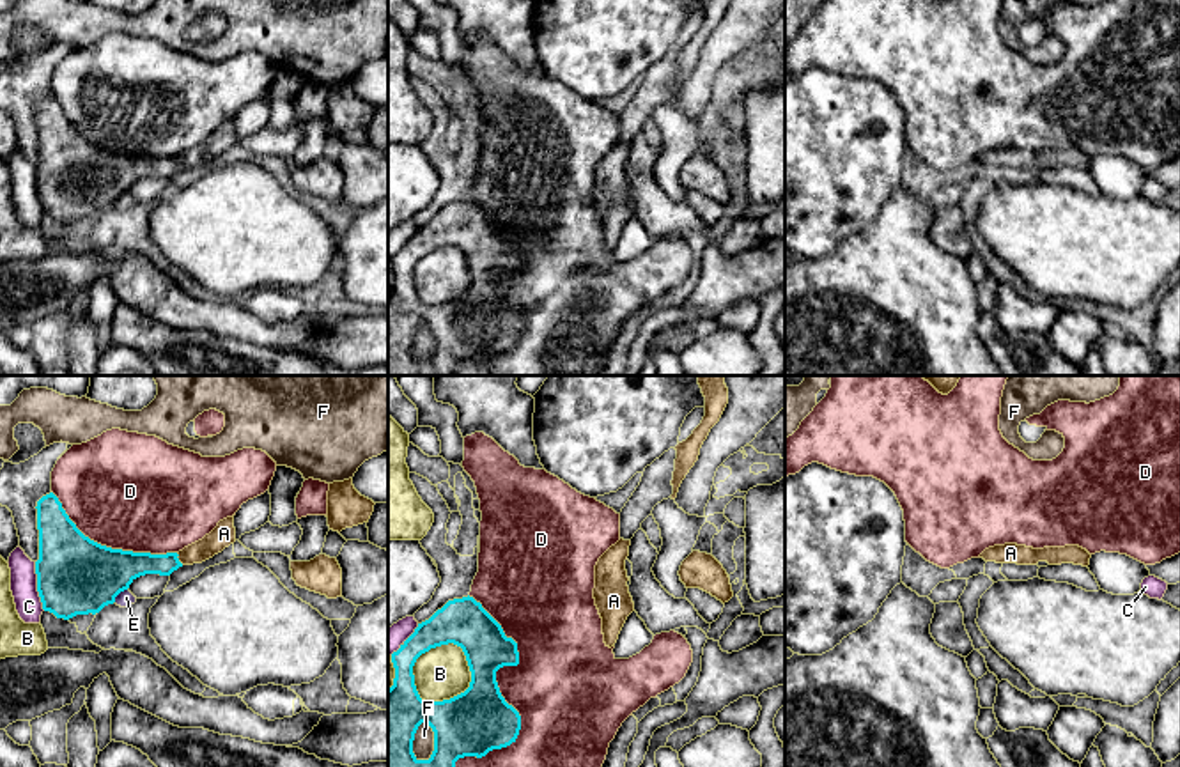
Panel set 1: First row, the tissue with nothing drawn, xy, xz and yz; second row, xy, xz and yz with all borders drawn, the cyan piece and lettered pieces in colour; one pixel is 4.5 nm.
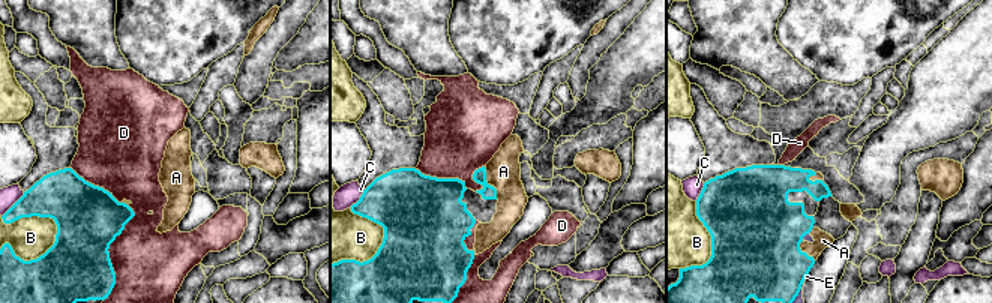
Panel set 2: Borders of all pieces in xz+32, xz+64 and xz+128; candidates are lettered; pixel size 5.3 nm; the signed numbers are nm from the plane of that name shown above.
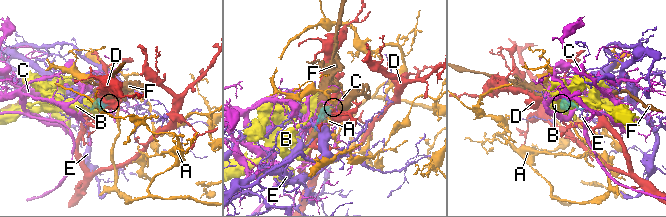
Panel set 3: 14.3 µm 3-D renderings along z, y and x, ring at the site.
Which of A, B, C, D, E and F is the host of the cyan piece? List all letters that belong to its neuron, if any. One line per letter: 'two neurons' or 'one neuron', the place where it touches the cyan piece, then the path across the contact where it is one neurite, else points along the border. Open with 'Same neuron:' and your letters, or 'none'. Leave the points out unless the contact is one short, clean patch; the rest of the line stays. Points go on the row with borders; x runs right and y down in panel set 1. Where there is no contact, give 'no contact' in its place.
Same neuron: A
A: one neuron; meets cyan in xy at (178, 558)
B: two neurons; meets cyan in xz at (415, 661)
C: two neurons; meets cyan in xy at (38, 587)
D: two neurons; meets cyan in xz at (498, 689)
E: two neurons; meets cyan in xy at (119, 592)
F: two neurons; meets cyan in xz at (413, 739)

